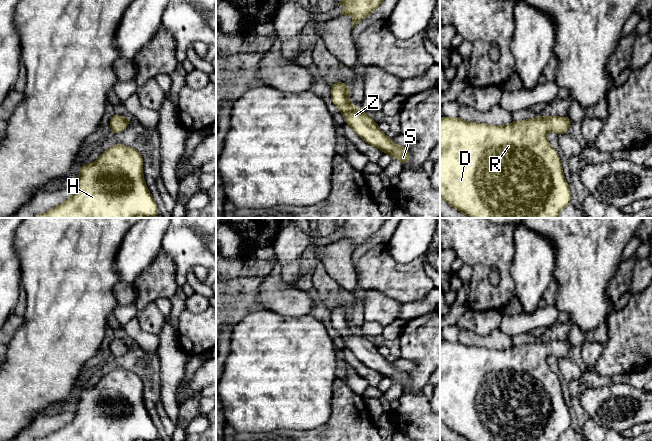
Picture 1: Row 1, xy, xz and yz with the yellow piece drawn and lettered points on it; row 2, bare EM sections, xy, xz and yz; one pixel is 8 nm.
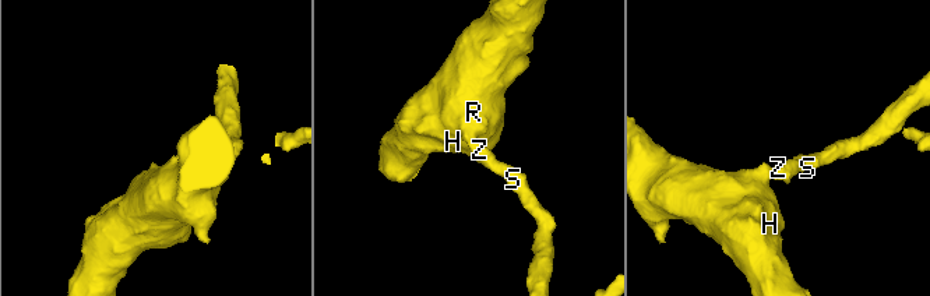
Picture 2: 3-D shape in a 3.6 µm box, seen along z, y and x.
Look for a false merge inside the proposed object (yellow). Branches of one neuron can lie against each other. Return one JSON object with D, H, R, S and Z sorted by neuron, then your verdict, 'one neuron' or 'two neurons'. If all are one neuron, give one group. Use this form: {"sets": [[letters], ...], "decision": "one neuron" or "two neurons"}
{"sets": [["D", "H", "R", "S", "Z"]], "decision": "one neuron"}

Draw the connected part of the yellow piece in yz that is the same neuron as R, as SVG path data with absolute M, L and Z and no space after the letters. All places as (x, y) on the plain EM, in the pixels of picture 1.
M537 340L532 343L513 345L505 350L488 349L486 347L476 347L464 345L459 341L440 342L440 421L450 430L456 432L468 441L557 441L558 438L569 428L571 428L571 415L565 404L562 387L557 375L550 369L547 357L553 355L557 358L565 358L570 352L570 341L558 340Z

